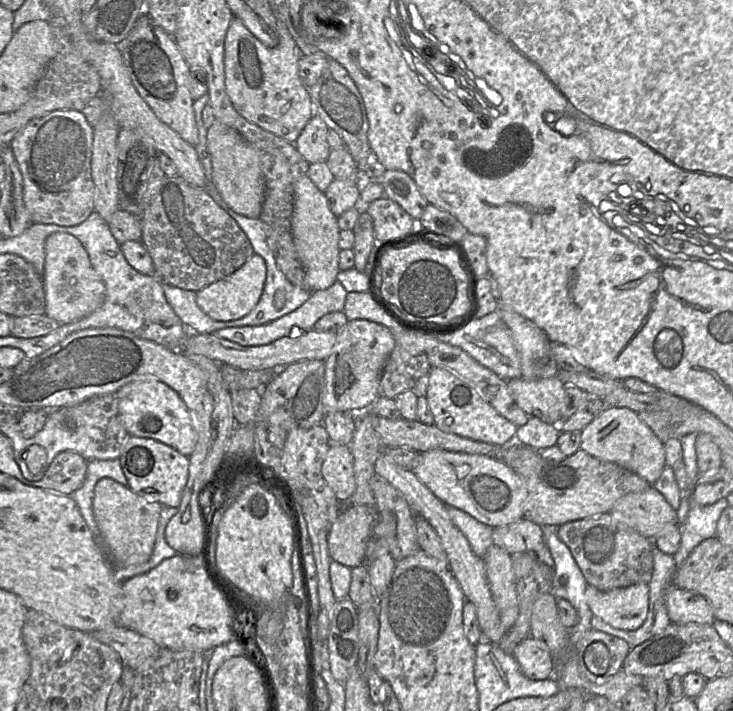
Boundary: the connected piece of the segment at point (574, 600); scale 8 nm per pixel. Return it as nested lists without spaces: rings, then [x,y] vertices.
[[[559,526],[541,527],[544,531],[544,542],[555,562],[551,591],[557,599],[568,600],[577,610],[579,616],[577,624],[572,628],[567,628],[570,644],[576,646],[581,635],[592,629],[591,619],[594,615],[585,597],[585,589],[588,583],[570,549],[558,537],[556,528]]]

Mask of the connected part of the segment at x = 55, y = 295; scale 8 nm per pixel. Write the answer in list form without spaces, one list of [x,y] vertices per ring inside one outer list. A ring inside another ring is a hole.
[[[55,232],[46,238],[44,251],[45,314],[60,324],[69,324],[97,310],[105,300],[105,285],[80,241],[68,233]]]

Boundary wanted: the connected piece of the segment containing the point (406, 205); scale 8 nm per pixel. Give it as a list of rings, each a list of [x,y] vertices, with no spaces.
[[[385,170],[377,181],[382,185],[385,197],[397,203],[416,222],[420,219],[424,208],[429,203],[408,174]]]

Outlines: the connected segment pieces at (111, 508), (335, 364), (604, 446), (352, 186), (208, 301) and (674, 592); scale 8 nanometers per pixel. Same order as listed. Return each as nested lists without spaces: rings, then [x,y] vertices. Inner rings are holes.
[[[111,478],[101,479],[94,488],[93,512],[104,539],[104,556],[106,547],[110,553],[110,557],[105,556],[106,560],[114,566],[136,565],[148,561],[154,548],[162,507],[160,503],[134,493],[128,486]]]
[[[351,320],[337,333],[331,354],[324,360],[326,413],[349,412],[370,409],[379,397],[380,379],[385,364],[396,345],[391,331],[368,320]]]
[[[607,407],[581,432],[581,450],[587,454],[625,468],[653,485],[666,465],[664,444],[629,408]]]
[[[360,177],[358,180],[333,179],[324,194],[334,216],[339,217],[359,204],[361,185]]]
[[[254,253],[235,272],[199,290],[196,295],[196,302],[203,312],[216,321],[231,321],[242,318],[259,301],[265,285],[266,275],[265,260]]]
[[[671,585],[665,603],[671,623],[712,625],[716,620],[709,601],[697,592]]]

